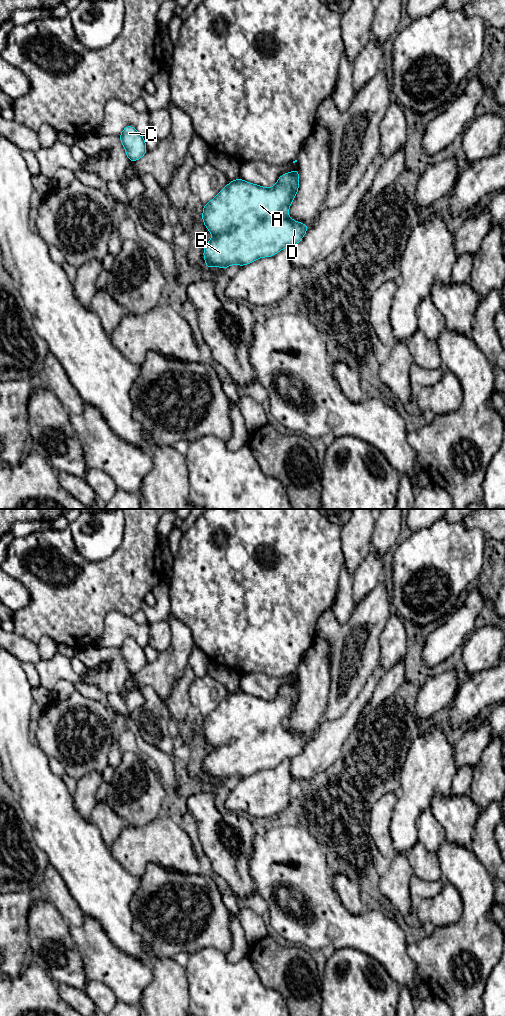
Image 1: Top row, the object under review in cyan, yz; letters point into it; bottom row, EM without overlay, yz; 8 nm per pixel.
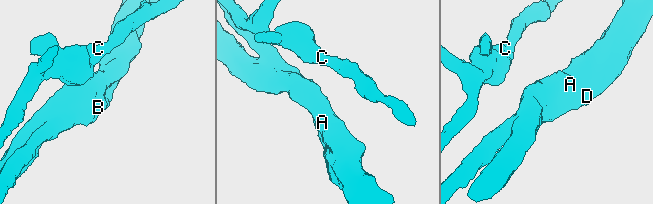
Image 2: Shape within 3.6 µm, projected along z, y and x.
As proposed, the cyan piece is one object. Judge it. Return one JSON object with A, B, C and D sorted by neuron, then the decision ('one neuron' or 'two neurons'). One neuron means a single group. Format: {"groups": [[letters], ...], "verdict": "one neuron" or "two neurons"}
{"groups": [["A", "B", "C", "D"]], "verdict": "one neuron"}

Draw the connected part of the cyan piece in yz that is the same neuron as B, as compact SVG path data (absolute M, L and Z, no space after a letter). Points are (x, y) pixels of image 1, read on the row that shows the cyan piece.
M295 169L282 174L273 188L237 178L203 206L203 223L214 235L203 251L207 270L212 266L226 269L232 264L242 267L259 258L272 257L284 247L291 248L303 239L309 226L292 220L287 214L298 192L299 172Z

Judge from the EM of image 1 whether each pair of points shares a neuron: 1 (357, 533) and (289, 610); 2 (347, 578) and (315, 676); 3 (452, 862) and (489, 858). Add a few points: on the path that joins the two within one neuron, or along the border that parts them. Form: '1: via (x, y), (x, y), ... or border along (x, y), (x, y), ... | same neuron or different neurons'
1: border along (341, 527), (341, 547), (345, 562) | different neurons
2: border along (353, 600), (351, 616), (345, 622), (339, 623) | different neurons
3: border along (472, 851), (491, 878) | different neurons

